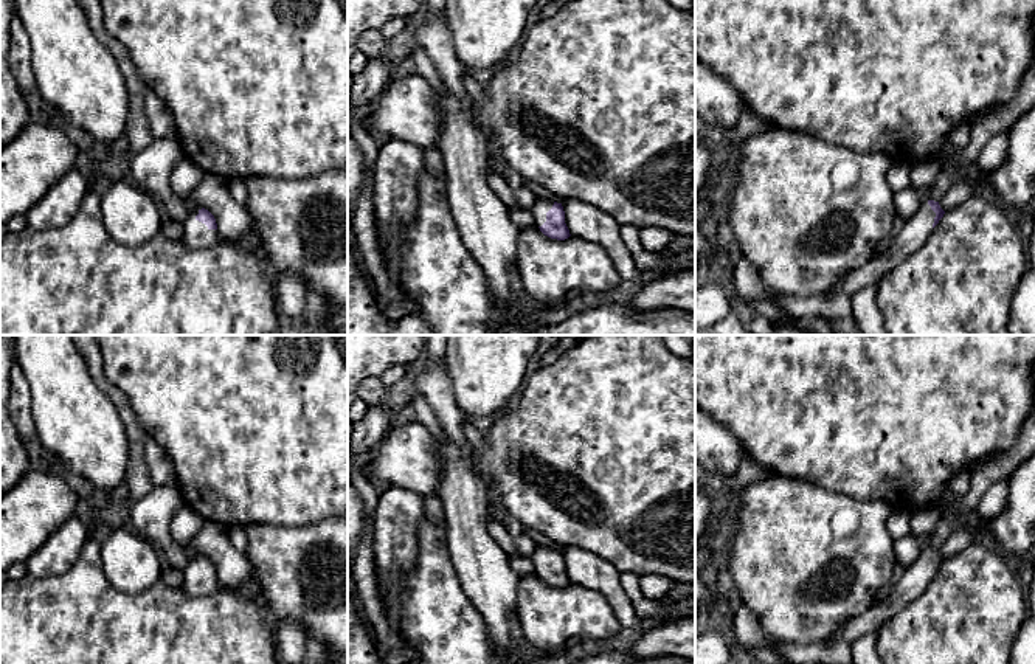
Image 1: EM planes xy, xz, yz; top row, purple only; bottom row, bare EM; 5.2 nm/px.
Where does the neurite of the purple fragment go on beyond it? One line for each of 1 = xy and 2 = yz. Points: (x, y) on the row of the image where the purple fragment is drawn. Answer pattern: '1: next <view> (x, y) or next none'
1: next xy (196, 235)
2: next yz (914, 233)

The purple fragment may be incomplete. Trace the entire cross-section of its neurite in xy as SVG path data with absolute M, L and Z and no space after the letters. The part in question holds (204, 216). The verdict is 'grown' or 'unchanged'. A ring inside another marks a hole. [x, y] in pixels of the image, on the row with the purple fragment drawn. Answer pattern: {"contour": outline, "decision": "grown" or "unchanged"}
{"contour": "M202 208L188 211L182 242L189 250L202 250L219 242L217 223L214 216Z", "decision": "grown"}

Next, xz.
{"contour": "M537 197L532 214L534 225L538 227L545 236L557 240L565 240L571 236L565 223L562 203L551 202L546 197Z", "decision": "grown"}

